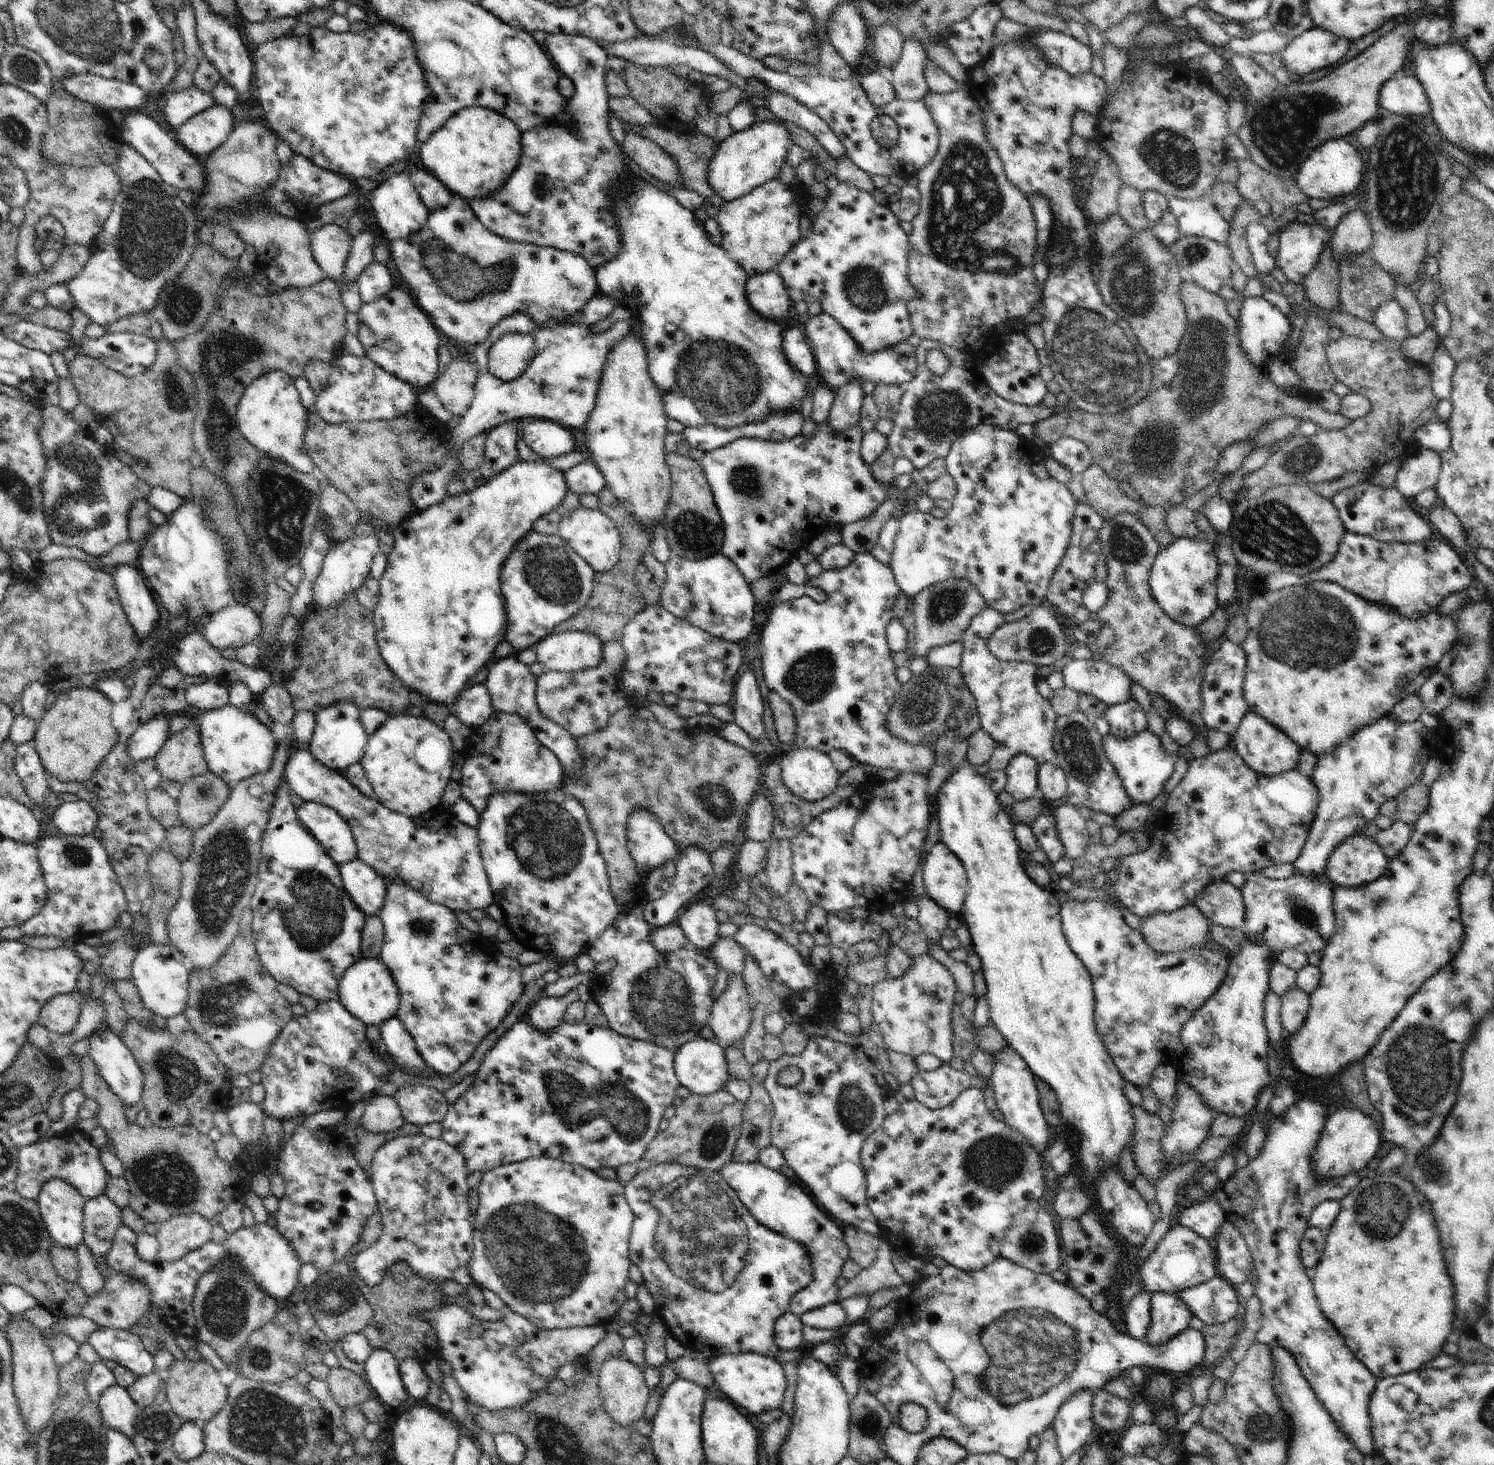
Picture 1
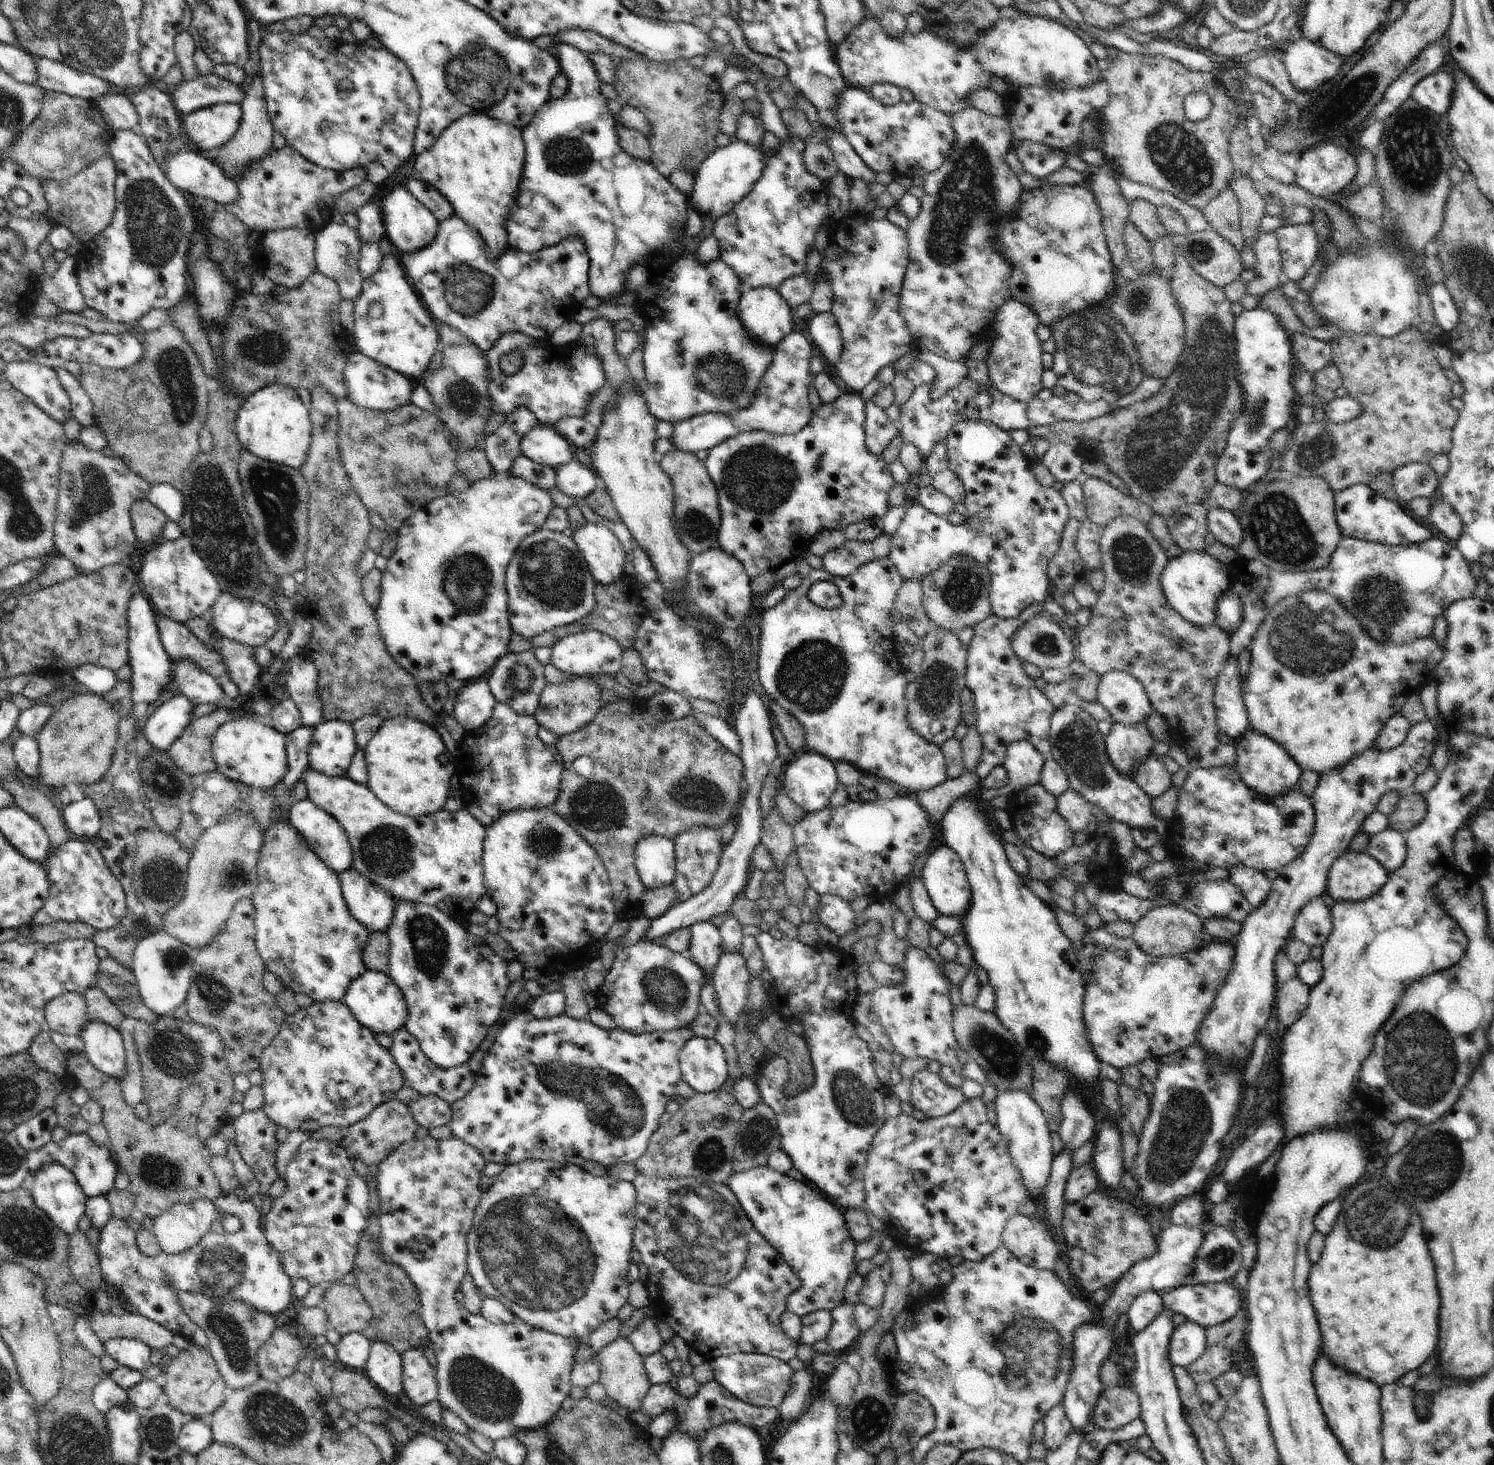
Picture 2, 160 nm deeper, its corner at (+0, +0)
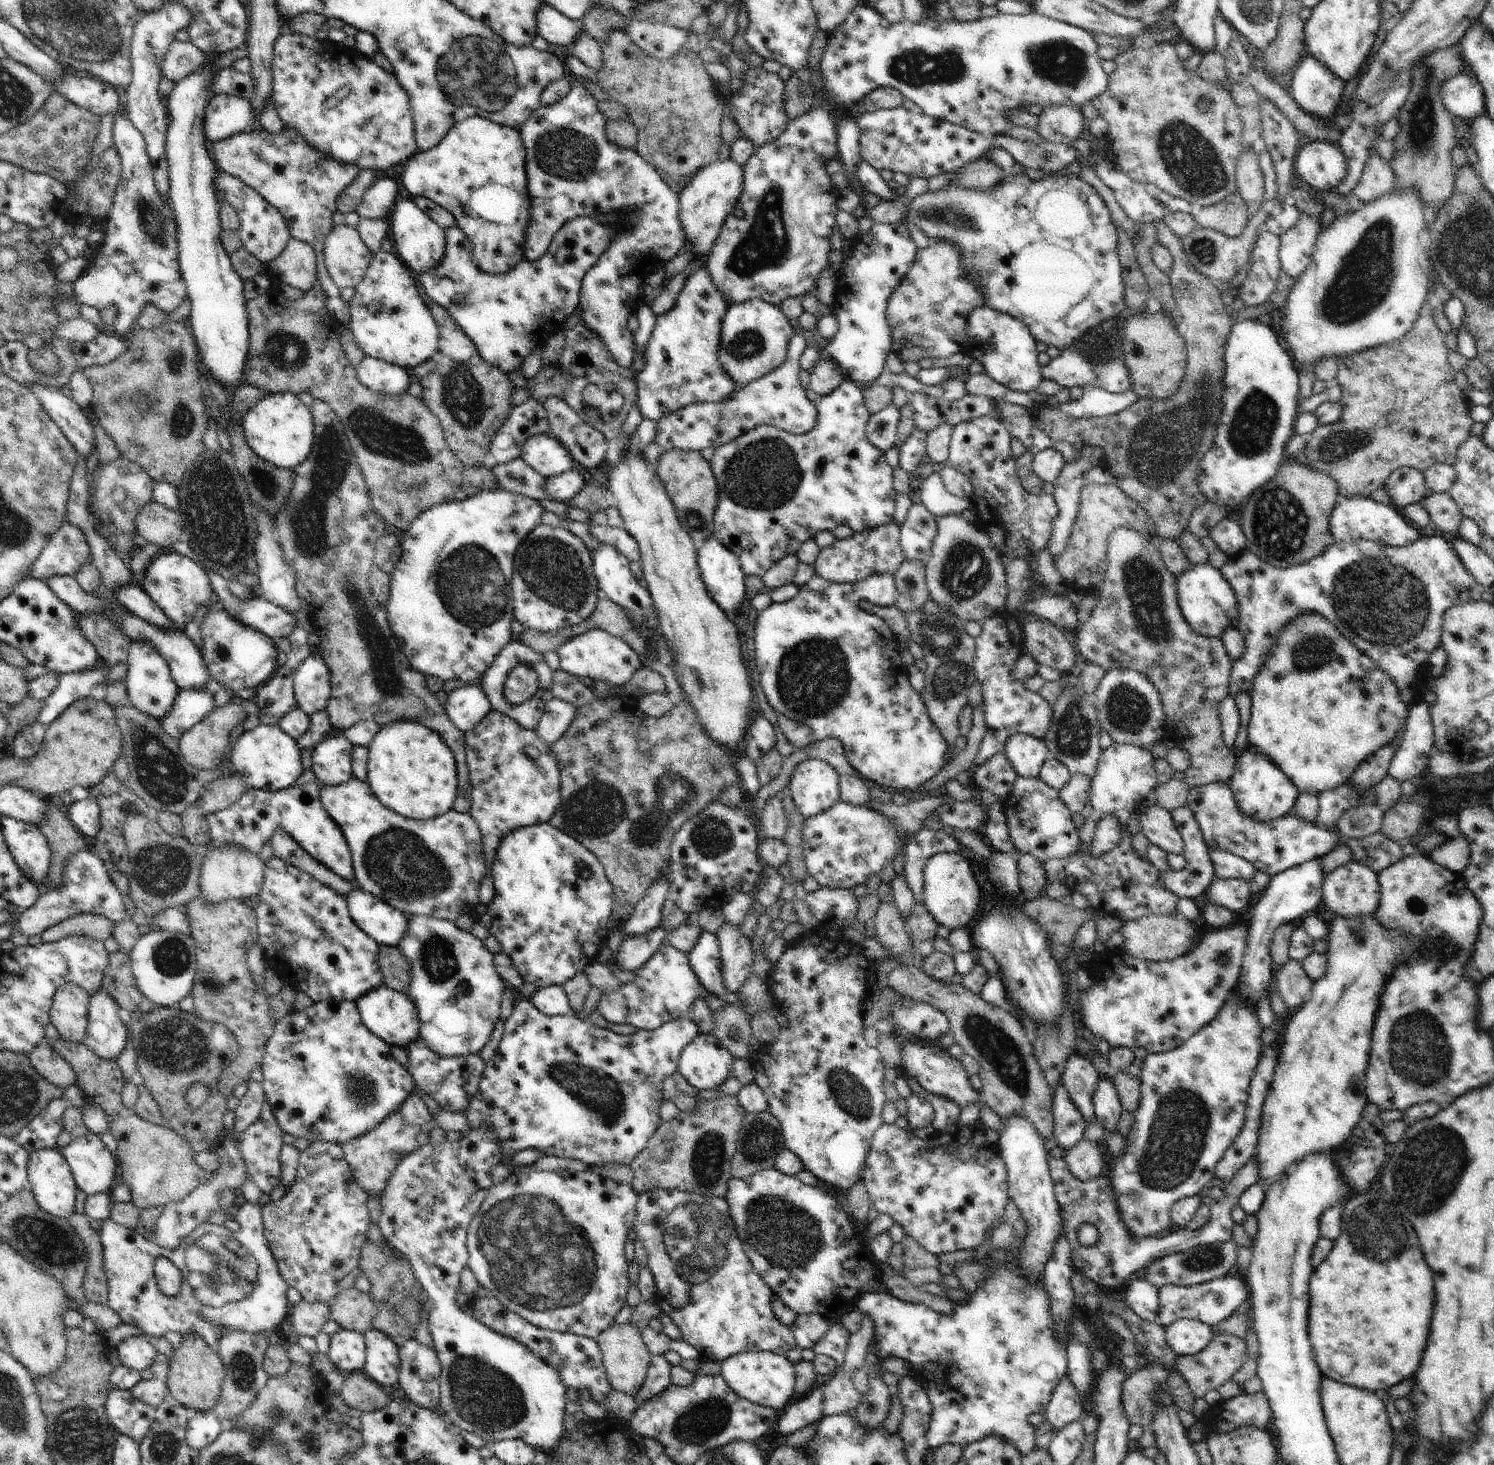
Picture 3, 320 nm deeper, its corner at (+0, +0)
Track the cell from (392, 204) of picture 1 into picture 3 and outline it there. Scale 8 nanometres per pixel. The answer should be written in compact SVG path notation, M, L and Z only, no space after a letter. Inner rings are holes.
M411 199L398 200L388 218L391 228L389 236L396 249L395 253L414 275L431 271L444 260L447 245L445 230Z

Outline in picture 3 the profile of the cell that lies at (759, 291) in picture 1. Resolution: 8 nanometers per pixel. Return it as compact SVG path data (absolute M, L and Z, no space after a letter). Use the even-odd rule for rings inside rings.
M750 299L742 304L732 305L723 316L721 324L718 351L721 367L738 388L745 387L784 364L792 335L794 330L789 318L780 307L762 299Z

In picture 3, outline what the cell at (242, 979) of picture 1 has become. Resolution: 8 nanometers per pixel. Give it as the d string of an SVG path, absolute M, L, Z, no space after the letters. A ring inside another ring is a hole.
M202 894L189 902L183 908L189 918L191 935L194 937L197 948L197 969L194 984L190 995L194 997L193 1011L202 1020L223 1024L232 1031L238 1041L238 1056L225 1068L219 1076L218 1090L227 1100L233 1096L233 1090L243 1082L247 1082L250 1072L261 1066L265 1053L266 1041L273 1033L276 1022L272 1020L267 994L258 989L252 974L248 969L248 950L258 942L257 912L254 908L245 905L240 899L226 899L224 902L213 903L204 900Z

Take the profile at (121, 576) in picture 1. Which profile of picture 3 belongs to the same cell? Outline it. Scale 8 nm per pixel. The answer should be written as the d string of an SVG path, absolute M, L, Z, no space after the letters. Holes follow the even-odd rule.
M135 641L129 646L127 658L129 669L124 681L130 702L142 712L161 721L171 713L176 695L181 691L177 682L172 678L171 670L165 663L164 657L150 643Z

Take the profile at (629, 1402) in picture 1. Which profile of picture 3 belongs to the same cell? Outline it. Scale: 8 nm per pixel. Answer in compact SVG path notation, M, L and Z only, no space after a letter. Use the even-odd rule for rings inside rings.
M630 1322L612 1323L595 1338L600 1347L603 1365L613 1390L627 1392L632 1396L636 1396L640 1392L654 1357L642 1340L641 1331L638 1327L632 1326Z

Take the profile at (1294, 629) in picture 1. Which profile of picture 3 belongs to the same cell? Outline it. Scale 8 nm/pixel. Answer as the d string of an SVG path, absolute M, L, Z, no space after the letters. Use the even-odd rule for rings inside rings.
M1304 613L1288 623L1280 633L1277 644L1273 647L1265 660L1264 668L1253 680L1251 696L1251 716L1247 724L1248 746L1256 748L1259 753L1264 752L1272 763L1294 783L1300 793L1307 795L1318 795L1320 793L1337 789L1340 785L1346 785L1349 778L1356 772L1366 757L1376 754L1383 746L1391 743L1400 730L1405 730L1409 710L1401 699L1399 688L1392 682L1392 679L1377 664L1374 664L1366 653L1360 652L1331 622L1320 616L1318 613Z

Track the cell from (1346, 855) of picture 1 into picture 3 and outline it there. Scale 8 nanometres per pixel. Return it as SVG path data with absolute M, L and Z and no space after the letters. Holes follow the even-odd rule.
M1352 860L1329 872L1324 878L1322 889L1322 912L1327 917L1365 917L1373 915L1380 900L1378 875L1363 864Z

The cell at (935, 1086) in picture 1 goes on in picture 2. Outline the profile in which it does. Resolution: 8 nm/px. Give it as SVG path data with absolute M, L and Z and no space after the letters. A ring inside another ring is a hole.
M926 1068L913 1076L909 1103L913 1108L922 1110L928 1119L943 1117L964 1101L960 1087L949 1087L939 1073L930 1072Z

